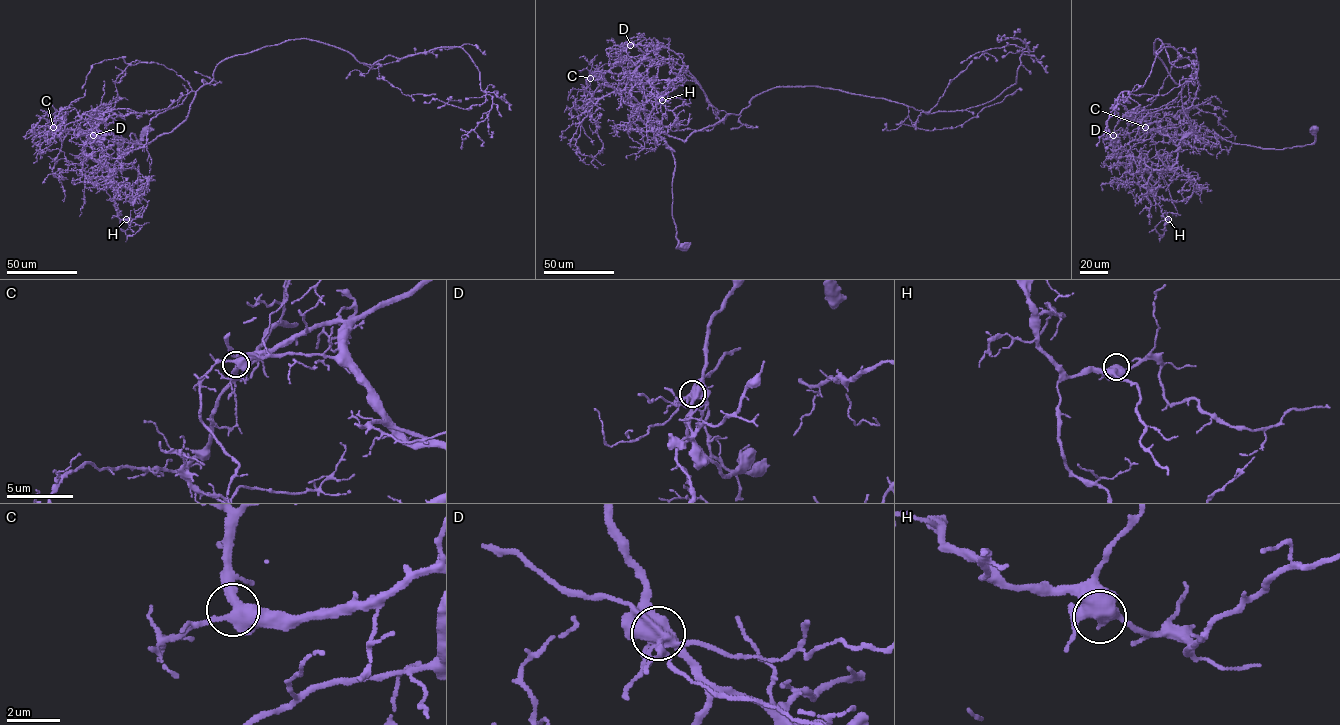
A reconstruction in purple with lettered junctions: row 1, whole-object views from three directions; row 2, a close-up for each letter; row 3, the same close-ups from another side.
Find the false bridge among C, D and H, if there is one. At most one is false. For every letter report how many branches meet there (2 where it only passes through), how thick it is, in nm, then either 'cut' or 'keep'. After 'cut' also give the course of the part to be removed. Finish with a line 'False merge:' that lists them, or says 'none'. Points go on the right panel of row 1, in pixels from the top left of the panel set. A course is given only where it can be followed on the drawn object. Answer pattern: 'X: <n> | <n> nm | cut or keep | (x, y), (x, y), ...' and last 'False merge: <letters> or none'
C: 4 | 440 nm | keep
D: 4 | 480 nm | keep
H: 4 | 440 nm | keep
False merge: none

